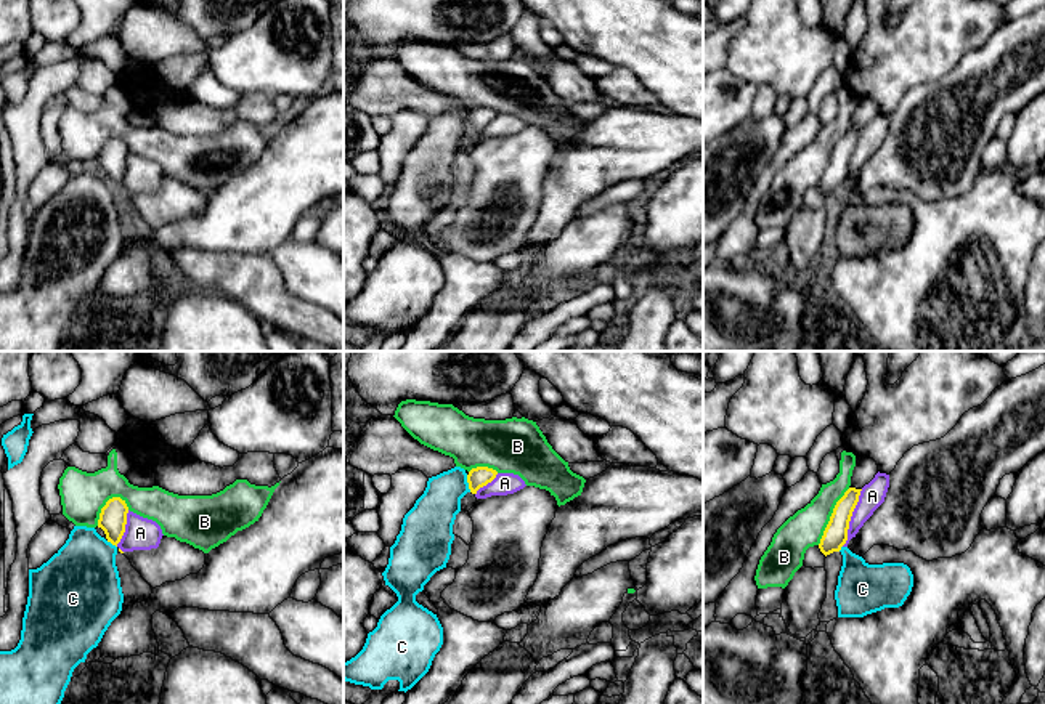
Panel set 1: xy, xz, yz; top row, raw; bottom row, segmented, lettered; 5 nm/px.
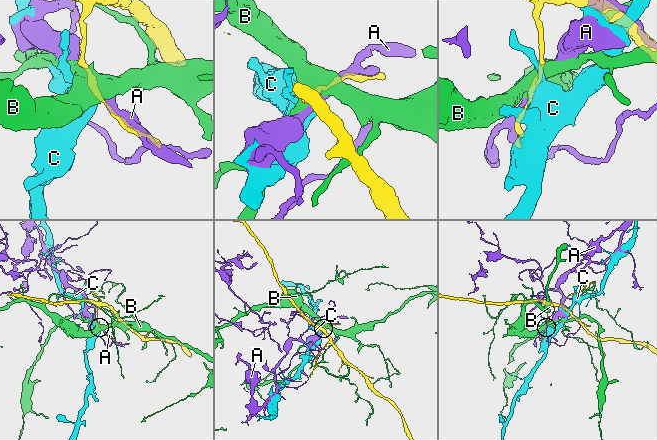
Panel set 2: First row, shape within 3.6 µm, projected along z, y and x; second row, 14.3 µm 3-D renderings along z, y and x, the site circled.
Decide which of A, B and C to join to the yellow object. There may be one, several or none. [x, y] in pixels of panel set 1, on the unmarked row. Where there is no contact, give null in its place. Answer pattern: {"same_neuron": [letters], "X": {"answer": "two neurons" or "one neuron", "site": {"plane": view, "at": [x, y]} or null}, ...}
{"same_neuron": [], "A": {"answer": "two neurons", "site": {"plane": "yz", "at": [849, 159]}}, "B": {"answer": "two neurons", "site": {"plane": "yz", "at": [830, 157]}}, "C": {"answer": "two neurons", "site": {"plane": "xz", "at": [467, 122]}}}

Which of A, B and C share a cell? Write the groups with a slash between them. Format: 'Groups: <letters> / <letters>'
Groups: A / B / C

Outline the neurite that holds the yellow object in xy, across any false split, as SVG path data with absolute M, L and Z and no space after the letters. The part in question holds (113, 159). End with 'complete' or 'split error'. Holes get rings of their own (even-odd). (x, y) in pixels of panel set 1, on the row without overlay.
M112 138L101 149L98 168L106 175L108 183L117 188L127 165L128 148L120 138Z; complete

